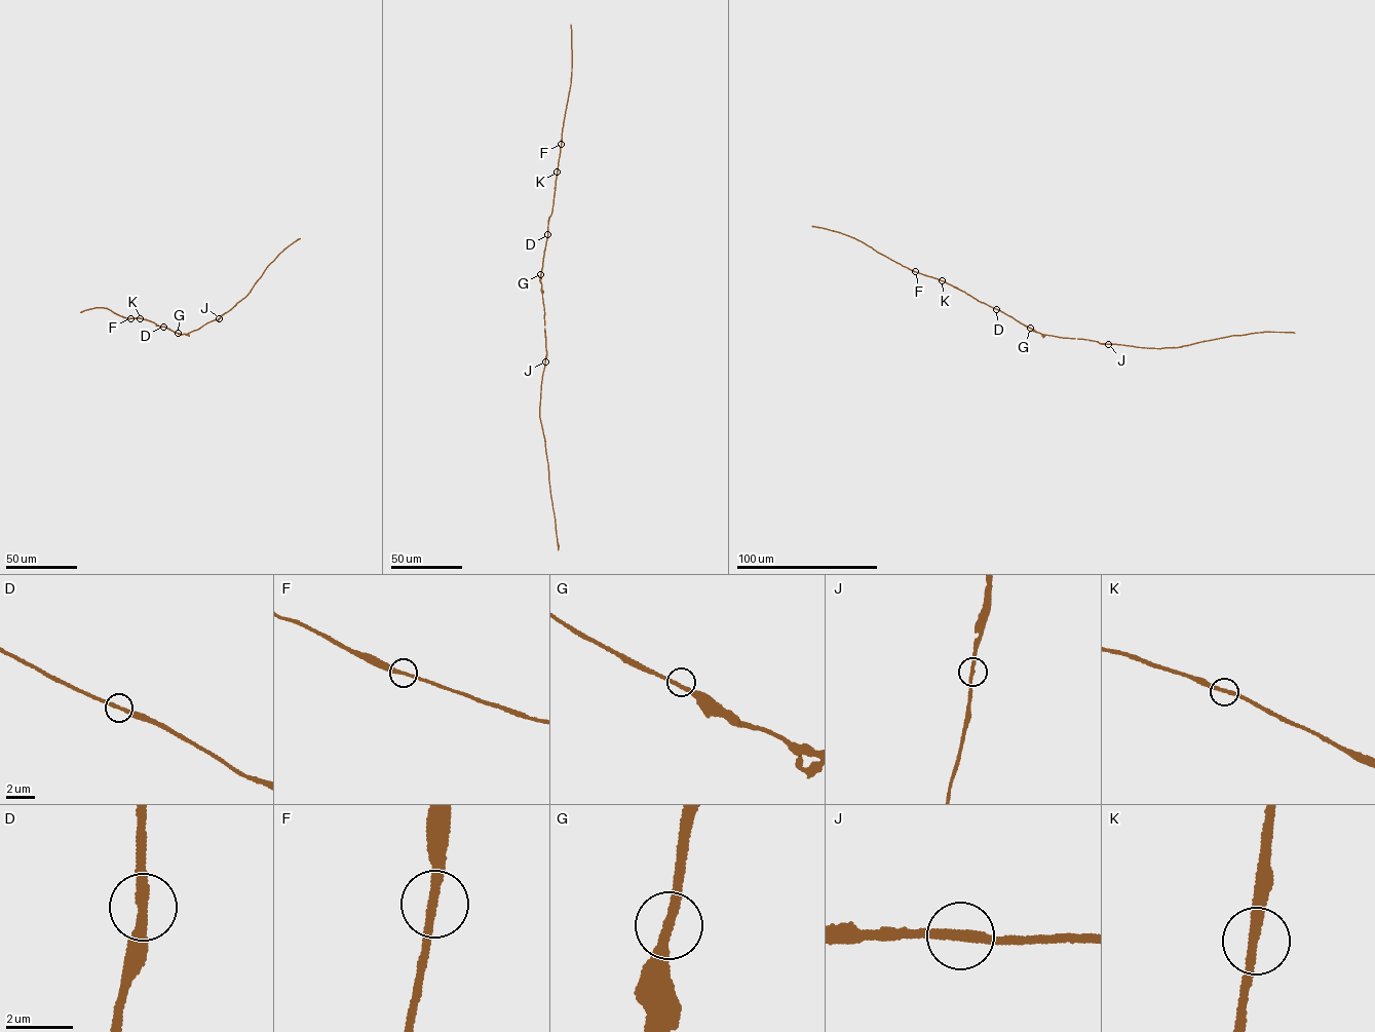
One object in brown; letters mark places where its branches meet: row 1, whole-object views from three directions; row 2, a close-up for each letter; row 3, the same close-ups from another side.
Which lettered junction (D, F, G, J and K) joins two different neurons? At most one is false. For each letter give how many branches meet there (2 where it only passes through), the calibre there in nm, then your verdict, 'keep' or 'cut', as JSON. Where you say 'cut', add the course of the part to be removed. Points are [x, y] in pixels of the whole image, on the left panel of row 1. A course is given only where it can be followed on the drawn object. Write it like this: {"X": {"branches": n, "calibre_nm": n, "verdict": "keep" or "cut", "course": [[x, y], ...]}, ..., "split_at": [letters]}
{"D": {"branches": 2, "calibre_nm": 260, "verdict": "keep"}, "F": {"branches": 2, "calibre_nm": 240, "verdict": "keep"}, "G": {"branches": 2, "calibre_nm": 280, "verdict": "keep"}, "J": {"branches": 2, "calibre_nm": 240, "verdict": "keep"}, "K": {"branches": 2, "calibre_nm": 280, "verdict": "keep"}, "split_at": []}

